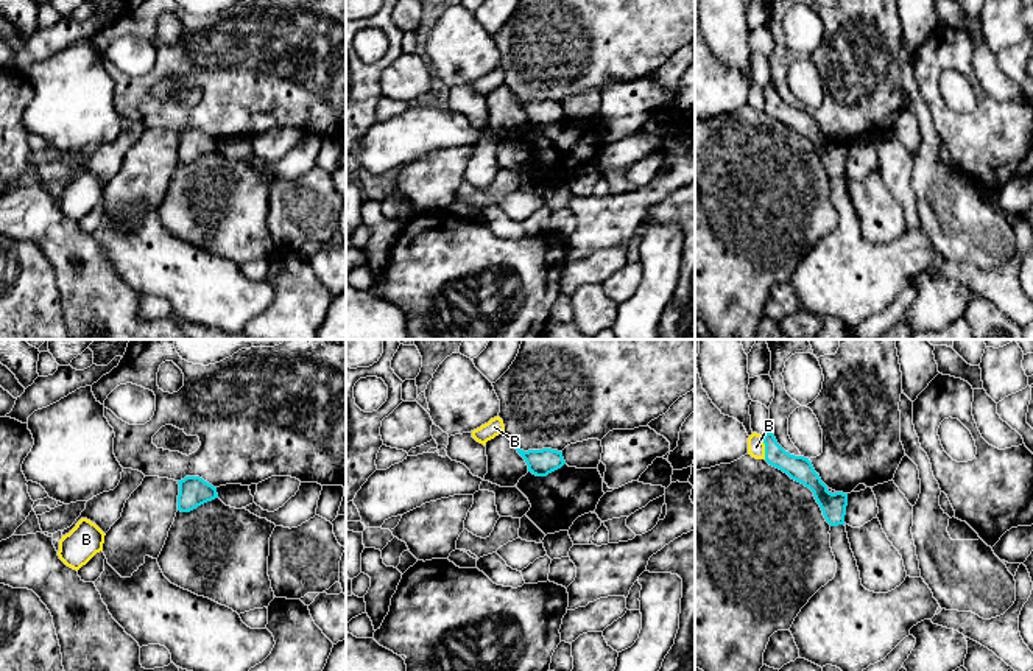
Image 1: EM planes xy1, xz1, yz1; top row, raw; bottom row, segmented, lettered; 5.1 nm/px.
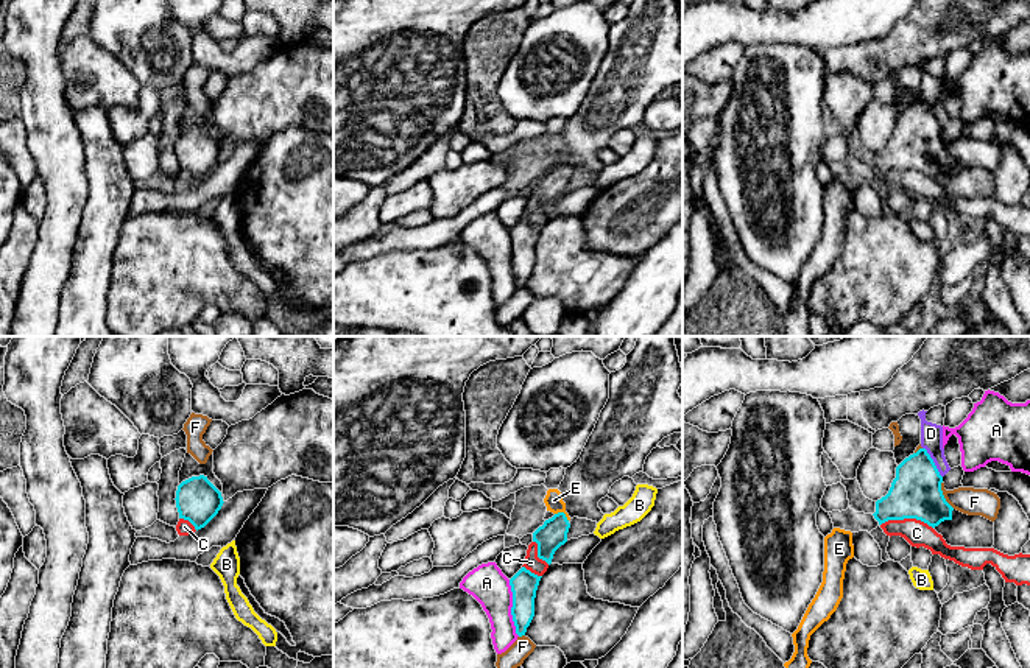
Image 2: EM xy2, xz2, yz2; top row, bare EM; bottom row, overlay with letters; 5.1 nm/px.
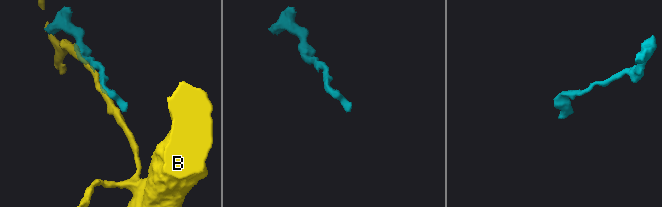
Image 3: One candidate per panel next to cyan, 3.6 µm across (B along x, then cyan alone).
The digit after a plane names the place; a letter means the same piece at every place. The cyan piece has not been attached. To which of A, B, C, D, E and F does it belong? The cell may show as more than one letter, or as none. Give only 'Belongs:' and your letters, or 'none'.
Belongs: A, E

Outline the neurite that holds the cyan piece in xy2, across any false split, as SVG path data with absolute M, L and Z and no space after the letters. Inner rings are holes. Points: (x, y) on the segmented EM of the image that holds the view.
M204 475L182 481L175 500L179 519L189 520L196 531L204 528L224 503L221 492Z

